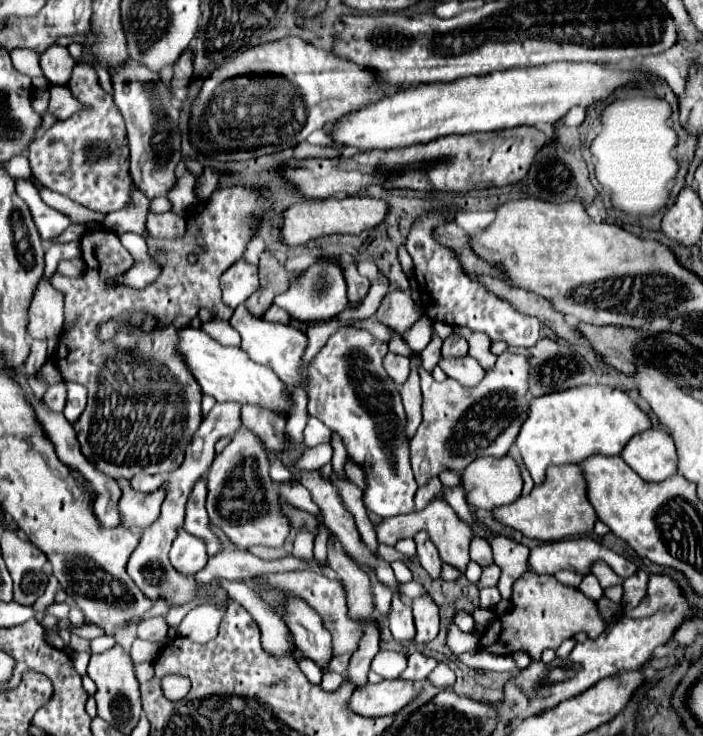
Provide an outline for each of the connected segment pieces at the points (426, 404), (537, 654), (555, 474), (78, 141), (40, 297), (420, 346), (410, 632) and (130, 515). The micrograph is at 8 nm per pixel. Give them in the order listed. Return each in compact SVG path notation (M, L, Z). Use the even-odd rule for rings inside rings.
M503 353L495 367L485 373L481 385L465 389L453 379L441 383L419 365L423 393L423 421L411 439L411 467L417 485L425 485L445 469L461 473L475 457L503 457L509 453L515 437L527 417L527 377L529 361L523 355Z
M521 575L513 585L515 609L497 617L481 637L481 647L491 649L493 653L513 653L527 651L531 659L539 661L545 649L557 649L565 639L571 639L575 633L585 631L589 639L597 639L605 631L605 621L597 603L585 597L579 589L561 585L555 577L529 577Z
M551 465L545 471L545 483L535 485L529 495L521 495L515 503L497 507L491 513L501 525L539 541L559 541L571 535L591 533L597 521L597 515L585 497L585 479L581 477L581 469L577 465Z
M85 61L77 63L65 87L81 103L81 109L65 121L55 121L43 137L29 145L31 171L47 189L67 195L71 201L91 211L119 211L131 203L133 187L123 117L113 101L113 95L99 85L93 65L87 65Z
M49 281L37 285L29 309L29 335L45 341L57 339L63 327L63 297L55 293Z
M421 315L421 317L417 319L417 323L413 323L413 327L409 327L409 329L403 333L405 343L407 343L409 349L415 351L415 353L423 351L423 349L429 345L431 337L433 337L433 321L431 321L429 317L425 317L425 315Z
M397 595L393 597L393 605L391 605L391 613L389 613L389 629L395 637L395 641L413 641L413 637L415 637L411 607L405 605Z
M117 477L117 483L123 491L121 497L121 525L127 529L145 529L149 527L153 521L157 521L157 513L161 509L161 504L166 496L165 485L161 485L159 489L151 491L151 493L141 493L135 491L127 479Z

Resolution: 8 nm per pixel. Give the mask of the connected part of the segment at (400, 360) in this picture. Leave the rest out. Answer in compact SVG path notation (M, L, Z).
M387 353L385 371L389 373L389 377L393 377L393 381L397 381L397 385L401 385L409 377L409 359L395 353Z

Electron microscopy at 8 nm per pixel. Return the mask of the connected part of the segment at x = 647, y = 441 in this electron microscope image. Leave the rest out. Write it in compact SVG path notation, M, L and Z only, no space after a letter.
M647 429L631 437L619 457L647 483L657 483L677 473L675 445L663 429Z

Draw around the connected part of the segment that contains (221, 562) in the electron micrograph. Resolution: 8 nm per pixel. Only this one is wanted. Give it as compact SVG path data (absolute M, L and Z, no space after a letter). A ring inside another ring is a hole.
M225 549L221 557L211 557L201 573L195 575L195 585L201 589L213 581L213 577L225 577L229 581L251 581L257 575L263 573L277 573L277 571L311 571L325 572L329 567L327 563L321 569L317 560L313 558L306 562L295 557L285 557L277 561L263 561L247 551L241 549Z

